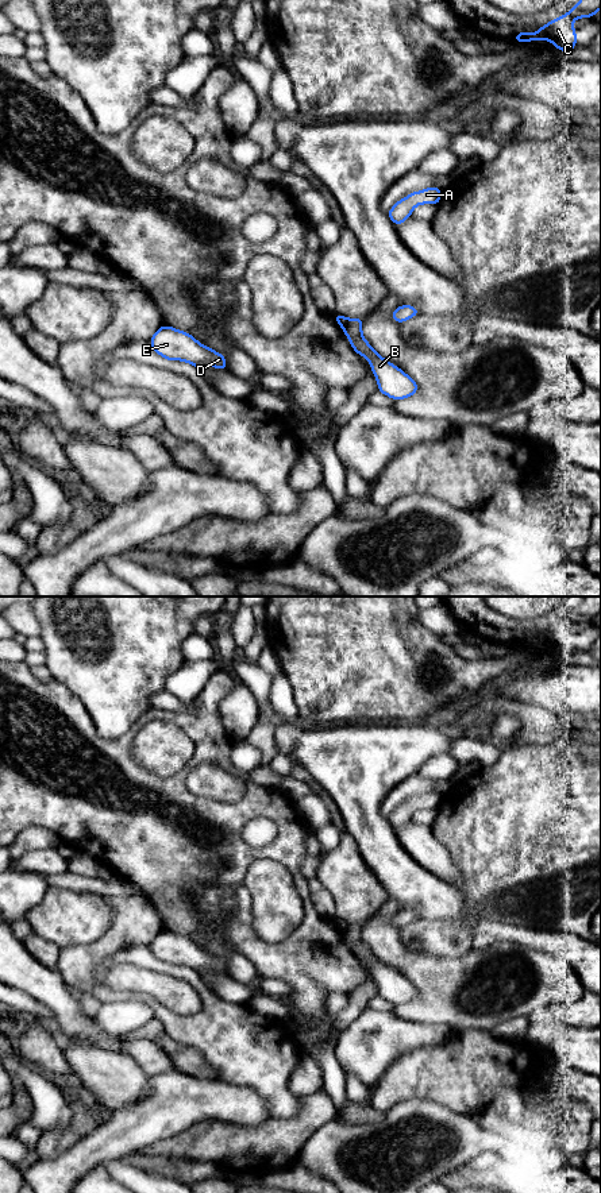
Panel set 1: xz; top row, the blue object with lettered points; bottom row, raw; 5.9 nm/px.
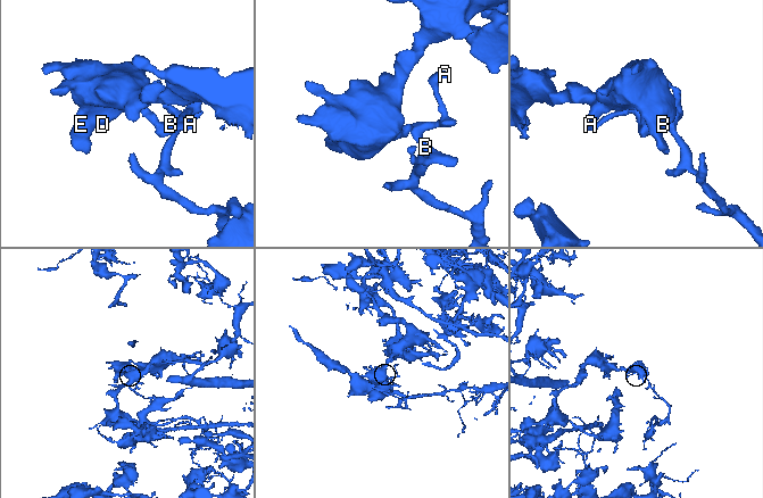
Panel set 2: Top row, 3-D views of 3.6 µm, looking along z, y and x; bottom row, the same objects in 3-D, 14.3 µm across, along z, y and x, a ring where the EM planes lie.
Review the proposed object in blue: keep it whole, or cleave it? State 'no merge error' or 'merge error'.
merge error

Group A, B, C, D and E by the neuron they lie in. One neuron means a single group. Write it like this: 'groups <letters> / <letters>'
groups A B / C D E

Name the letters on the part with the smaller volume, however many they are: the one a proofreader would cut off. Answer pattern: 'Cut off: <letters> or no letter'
Cut off: A, B

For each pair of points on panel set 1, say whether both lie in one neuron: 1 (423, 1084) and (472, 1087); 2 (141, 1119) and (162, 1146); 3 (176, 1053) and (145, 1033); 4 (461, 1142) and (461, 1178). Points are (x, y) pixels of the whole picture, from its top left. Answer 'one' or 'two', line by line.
1: one
2: two
3: two
4: two

